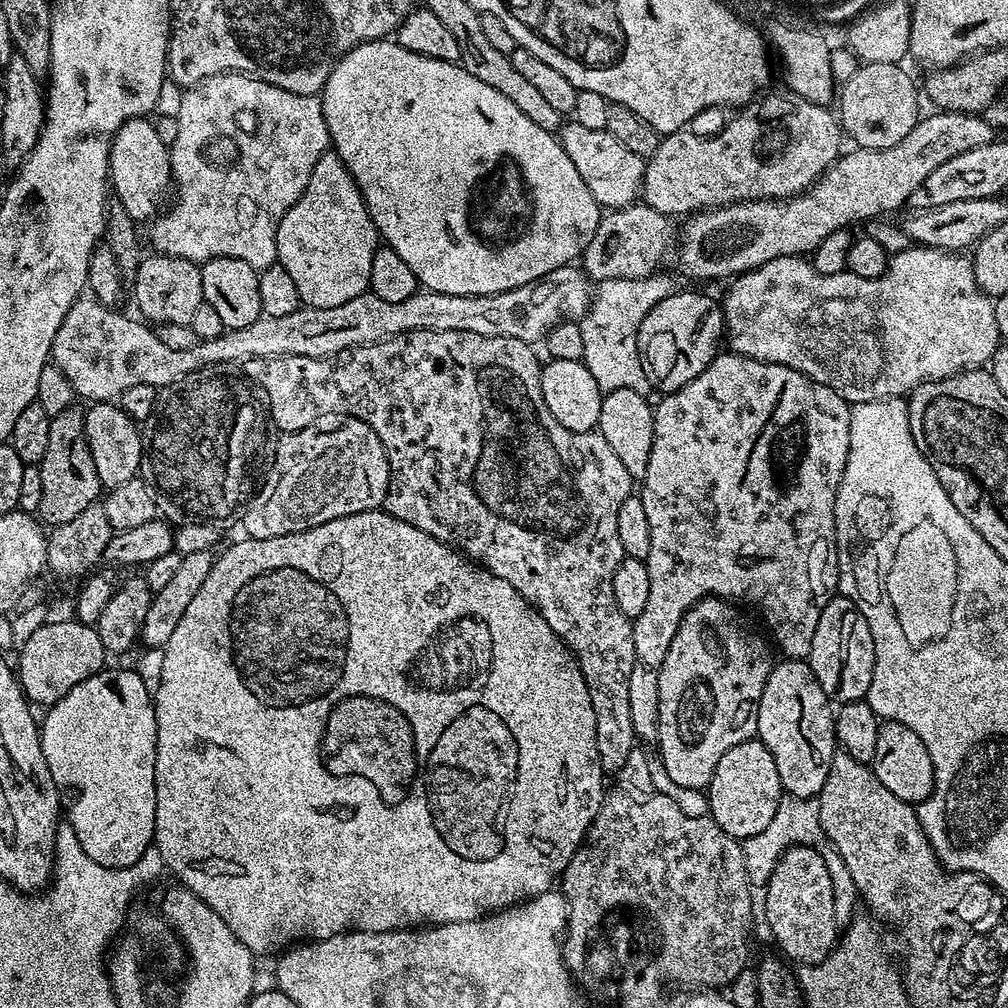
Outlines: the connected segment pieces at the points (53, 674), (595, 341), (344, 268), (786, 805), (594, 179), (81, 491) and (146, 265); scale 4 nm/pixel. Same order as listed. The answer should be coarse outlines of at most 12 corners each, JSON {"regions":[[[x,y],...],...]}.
{"regions":[[[47,622],[18,648],[20,689],[51,706],[106,659],[95,627]],[[670,277],[602,280],[578,323],[603,393],[648,396],[638,330]],[[335,150],[286,210],[301,305],[369,291],[378,233]],[[781,795],[769,825],[741,841],[747,880],[763,889],[785,849],[818,849],[833,887],[835,926],[860,899],[825,837],[817,797]],[[575,122],[558,139],[601,209],[637,203],[645,157]],[[84,412],[51,417],[38,465],[48,526],[70,522],[102,492]],[[181,256],[141,259],[139,315],[188,324],[204,303],[200,265]]]}

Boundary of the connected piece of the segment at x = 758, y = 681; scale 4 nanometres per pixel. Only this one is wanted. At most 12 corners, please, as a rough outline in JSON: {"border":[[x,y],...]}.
{"border":[[733,601],[690,606],[658,670],[658,759],[707,789],[756,736],[774,657]]}

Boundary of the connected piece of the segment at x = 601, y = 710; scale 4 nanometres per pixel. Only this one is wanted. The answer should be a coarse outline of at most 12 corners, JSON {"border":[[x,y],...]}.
{"border":[[518,338],[250,360],[271,423],[356,416],[383,511],[572,651],[604,773],[638,747],[612,585],[634,478]]}

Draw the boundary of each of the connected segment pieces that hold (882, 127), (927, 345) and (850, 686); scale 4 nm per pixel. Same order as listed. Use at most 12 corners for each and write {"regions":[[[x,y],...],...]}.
{"regions":[[[861,63],[838,88],[841,129],[893,148],[922,119],[900,64]],[[971,259],[740,273],[727,347],[849,405],[987,365]],[[824,605],[806,659],[837,705],[867,697],[876,651],[858,606]]]}

